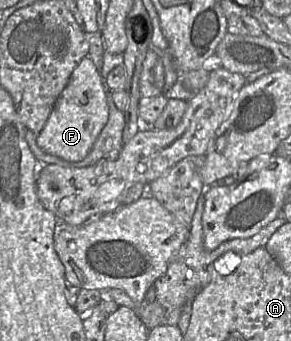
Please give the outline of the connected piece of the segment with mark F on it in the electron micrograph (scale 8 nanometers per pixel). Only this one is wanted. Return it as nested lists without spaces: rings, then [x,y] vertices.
[[[87,56],[73,70],[70,79],[57,99],[43,129],[37,134],[38,147],[68,162],[84,159],[109,118],[107,93],[102,76]]]

